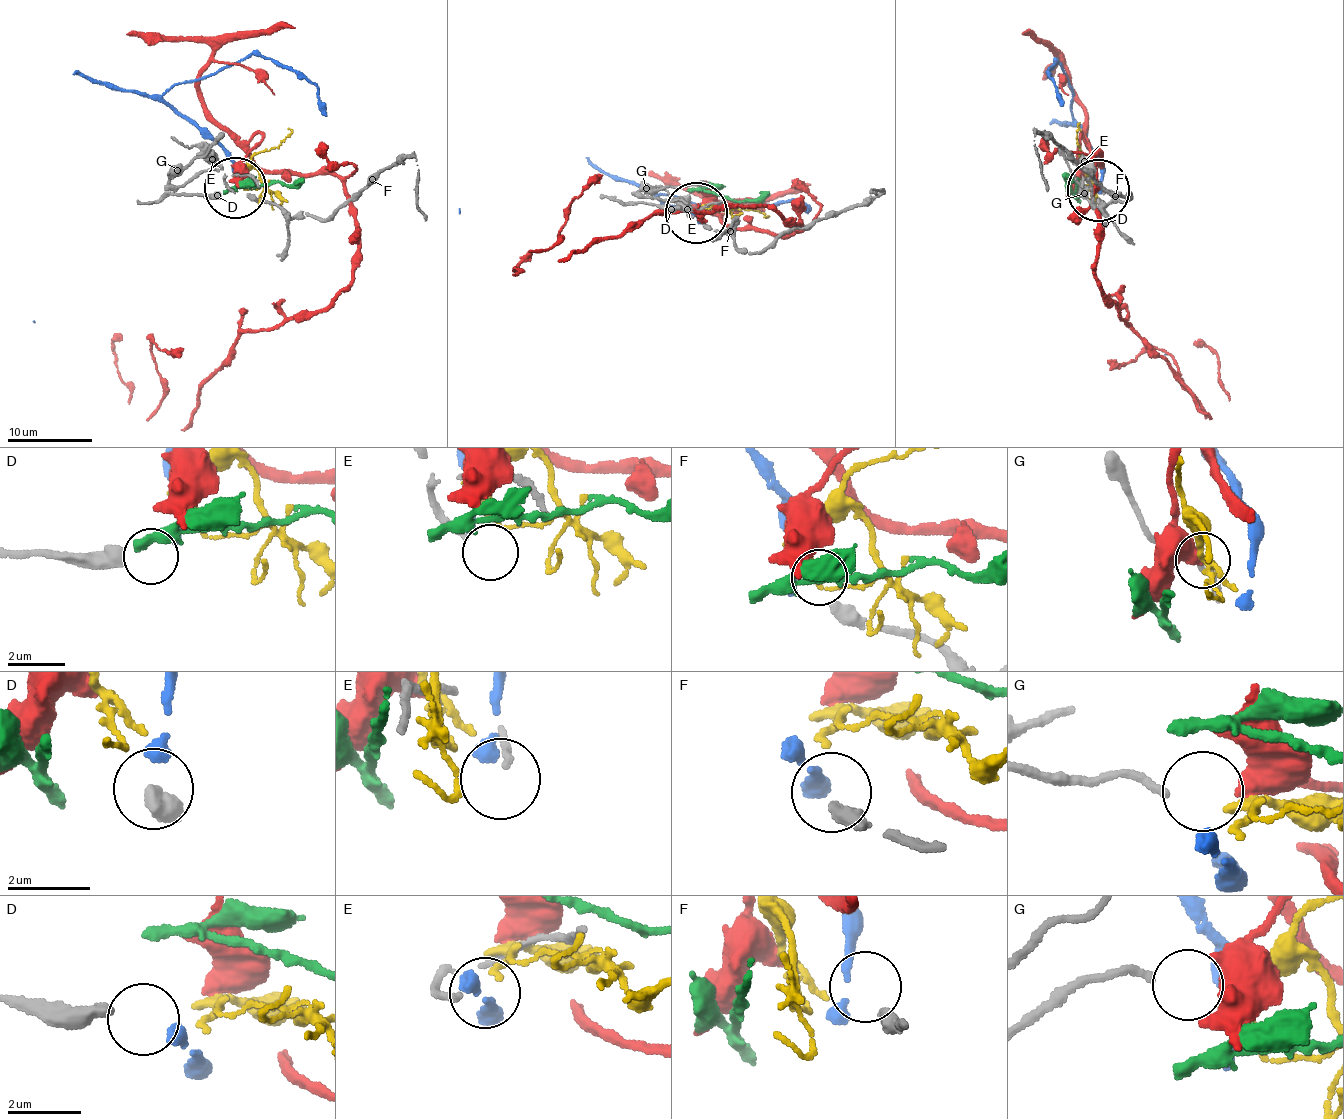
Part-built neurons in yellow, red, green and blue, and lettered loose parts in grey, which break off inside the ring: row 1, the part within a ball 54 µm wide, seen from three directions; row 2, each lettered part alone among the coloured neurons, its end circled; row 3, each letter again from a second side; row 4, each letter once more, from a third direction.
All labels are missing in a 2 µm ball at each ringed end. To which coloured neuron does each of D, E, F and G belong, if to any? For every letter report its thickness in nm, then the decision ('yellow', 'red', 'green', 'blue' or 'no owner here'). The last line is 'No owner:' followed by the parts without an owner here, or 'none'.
D: calibre 480 nm; no owner here
E: calibre 180 nm; no owner here
F: calibre 400 nm; blue
G: calibre 200 nm; red
No owner: D, E

